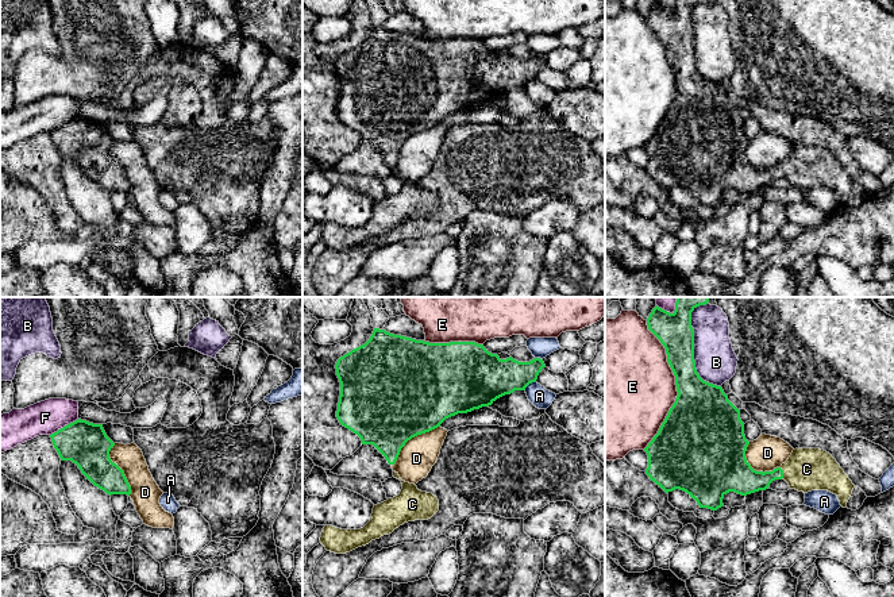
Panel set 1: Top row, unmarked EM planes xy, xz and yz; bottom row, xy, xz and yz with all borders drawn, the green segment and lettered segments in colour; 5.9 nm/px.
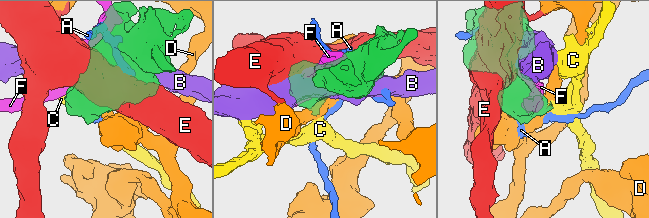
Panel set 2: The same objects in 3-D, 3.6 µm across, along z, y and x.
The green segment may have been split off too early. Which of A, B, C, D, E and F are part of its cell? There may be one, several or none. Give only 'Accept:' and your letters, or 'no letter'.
Accept: C

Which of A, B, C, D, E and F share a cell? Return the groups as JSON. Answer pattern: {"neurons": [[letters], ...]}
{"neurons": [["A"], ["B"], ["C"], ["D"], ["E"], ["F"]]}

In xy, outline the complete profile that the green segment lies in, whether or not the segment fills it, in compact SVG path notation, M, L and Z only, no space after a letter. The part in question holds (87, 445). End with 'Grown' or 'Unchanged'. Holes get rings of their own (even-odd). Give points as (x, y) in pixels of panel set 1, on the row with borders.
M76 420L50 435L61 461L72 461L95 486L107 494L131 494L124 471L111 461L115 443L103 424Z. Unchanged

